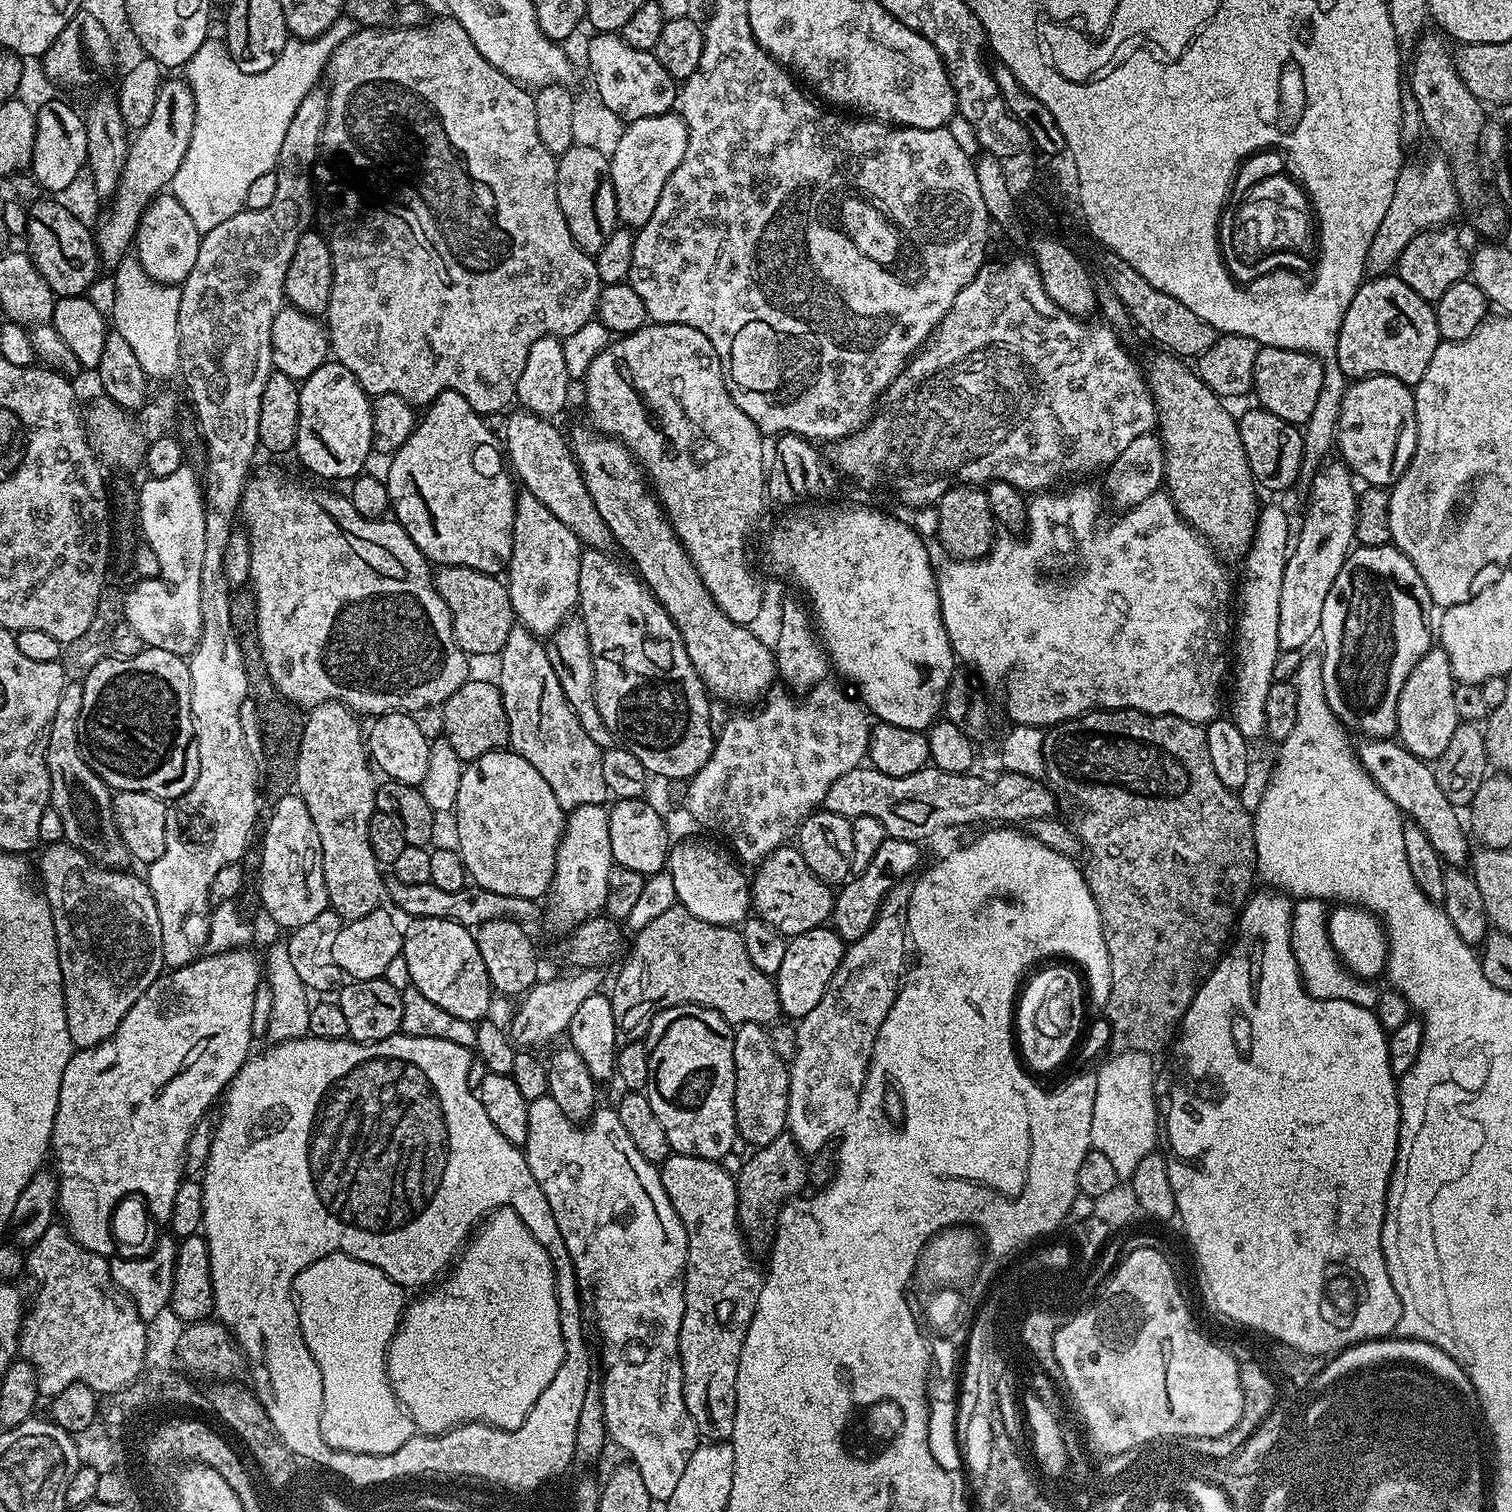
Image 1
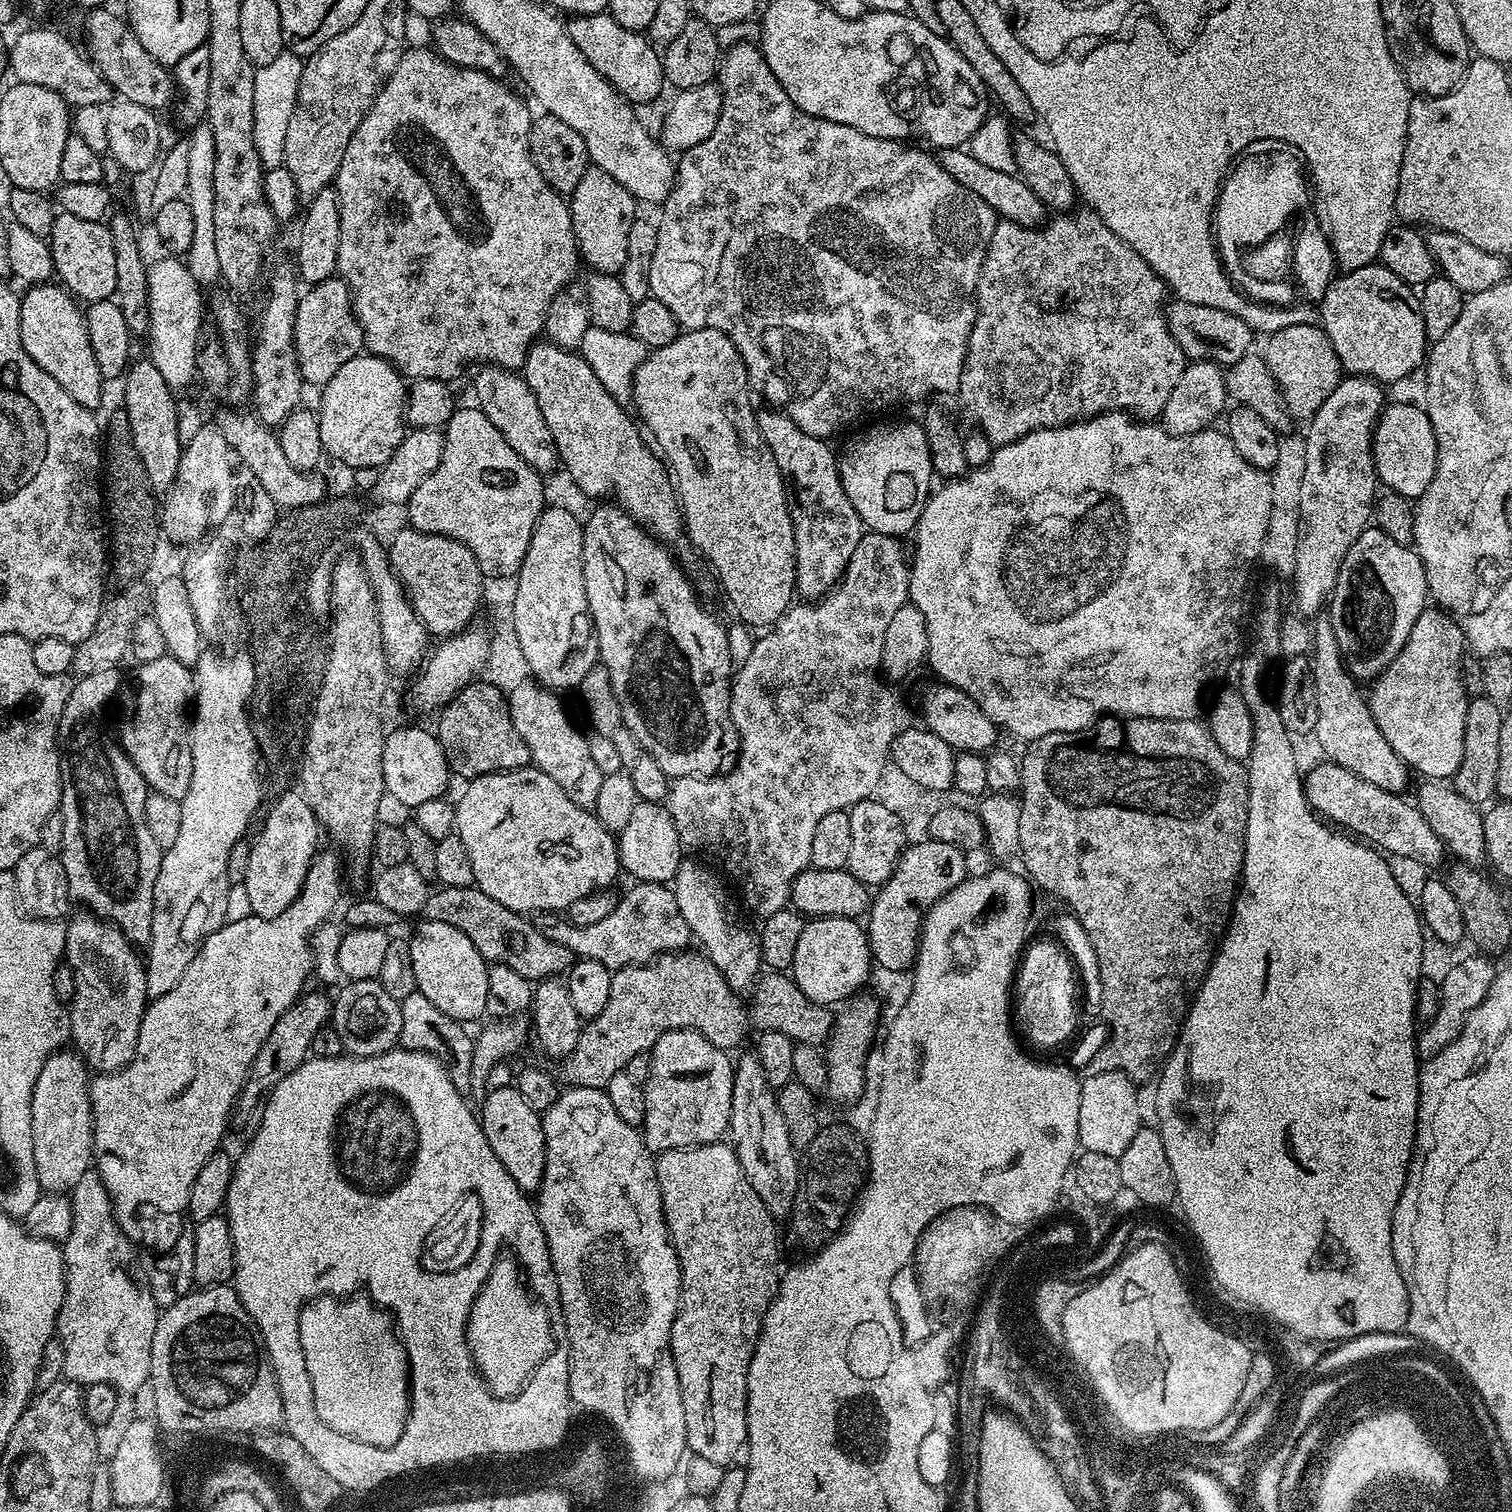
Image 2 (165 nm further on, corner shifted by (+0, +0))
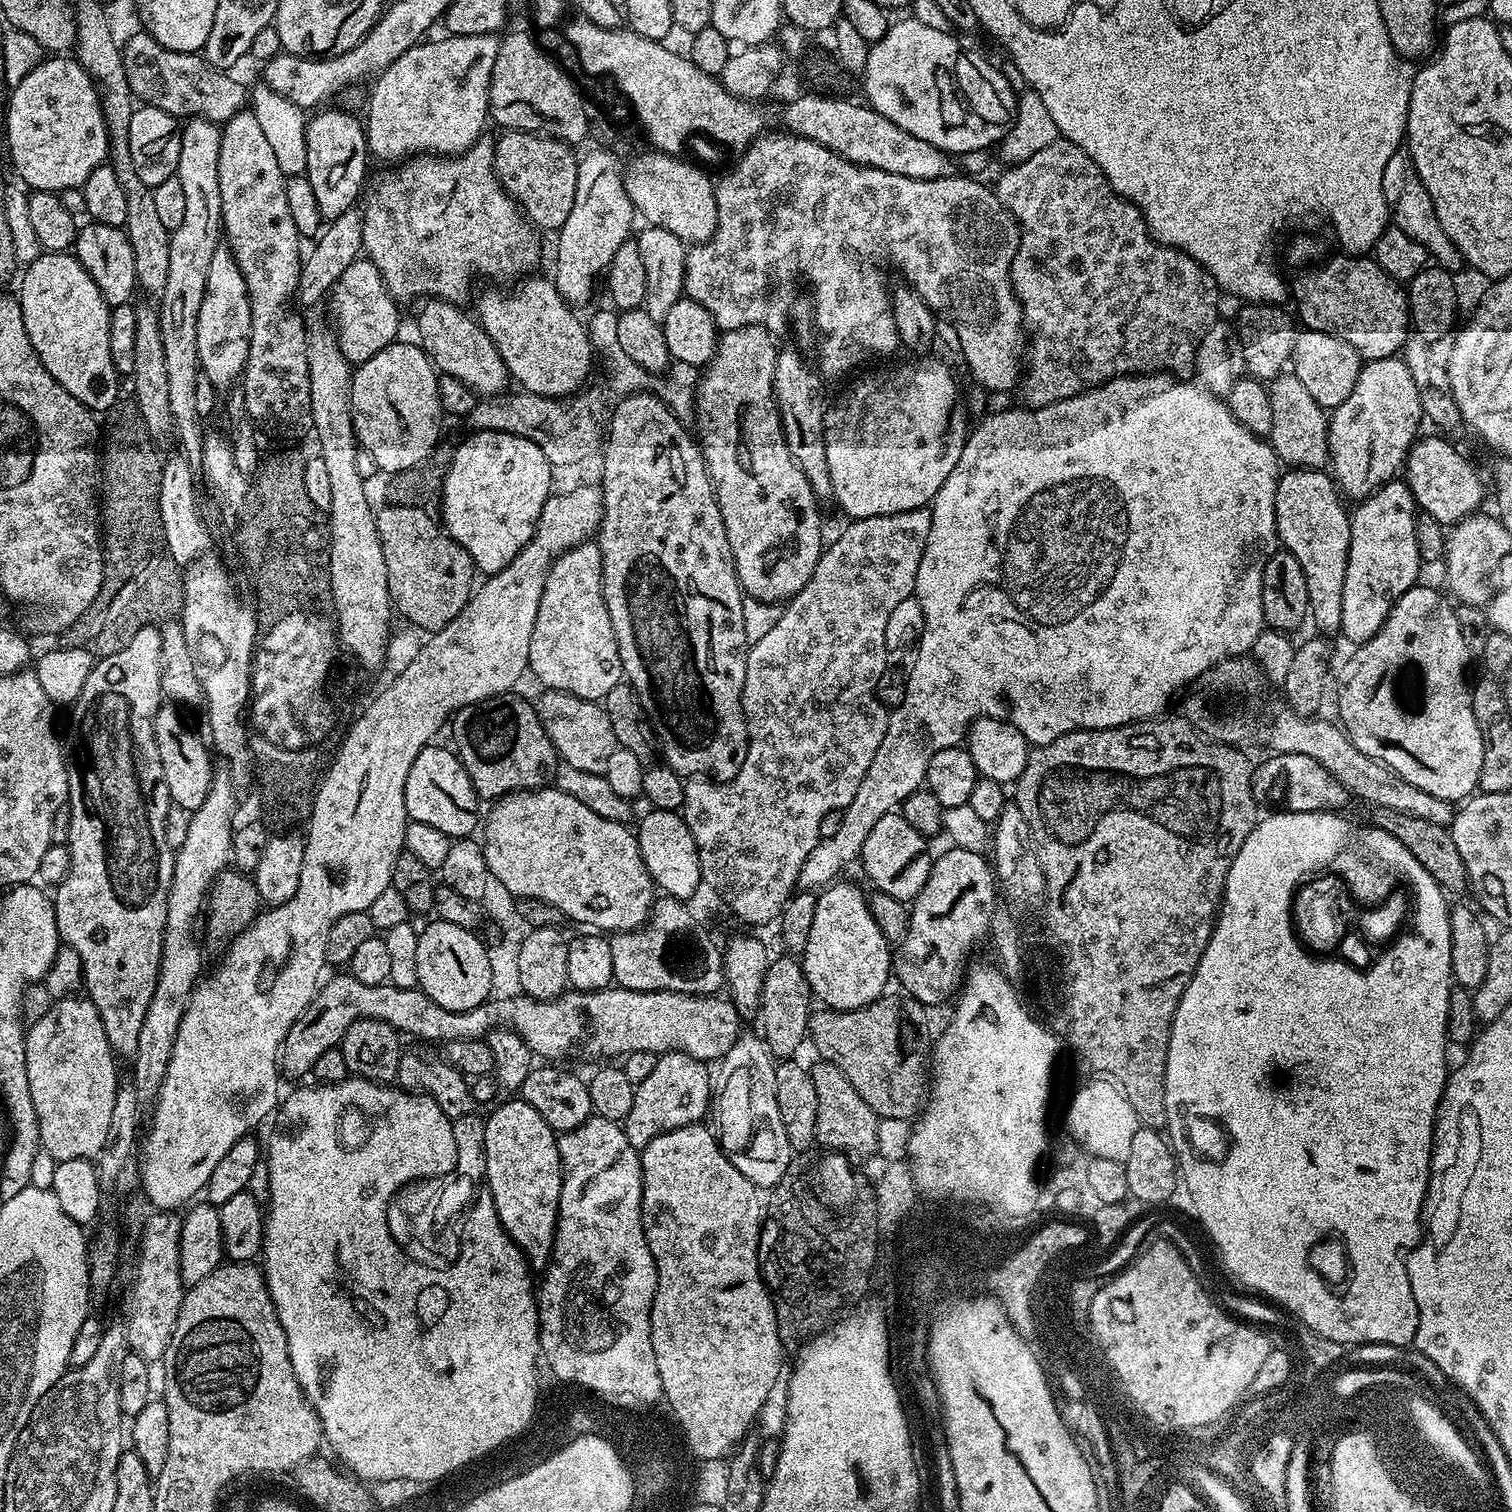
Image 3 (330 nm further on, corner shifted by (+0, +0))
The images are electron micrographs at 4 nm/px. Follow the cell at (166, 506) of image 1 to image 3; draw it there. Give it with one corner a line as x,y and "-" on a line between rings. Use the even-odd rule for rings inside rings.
227,247
216,249
210,262
210,274
206,274
206,290
202,298
202,310
198,310
198,358
203,379
217,390
228,388
241,379
250,350
250,298
246,290
246,278
238,270
236,260

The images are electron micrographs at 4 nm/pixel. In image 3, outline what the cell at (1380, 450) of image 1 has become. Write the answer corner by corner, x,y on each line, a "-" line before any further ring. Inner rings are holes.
1421,435
1417,439
1402,465
1402,476
1416,500
1417,509
1430,514
1439,524
1451,526
1479,509
1476,507
1484,500
1484,484
1471,464
1473,461
1460,454
1451,439
1435,435

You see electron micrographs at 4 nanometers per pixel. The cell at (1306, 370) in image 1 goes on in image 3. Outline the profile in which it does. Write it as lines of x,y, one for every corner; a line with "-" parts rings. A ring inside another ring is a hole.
1297,331
1290,361
1291,375
1296,376
1302,386
1306,386
1307,392
1314,397
1314,402
1318,402
1318,406
1325,410
1342,406
1342,402
1354,394
1354,382
1358,382
1361,367
1358,350
1354,350
1350,342
1325,332

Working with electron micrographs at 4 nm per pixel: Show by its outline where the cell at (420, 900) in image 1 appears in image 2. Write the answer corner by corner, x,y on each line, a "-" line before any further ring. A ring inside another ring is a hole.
636,882
631,886
633,888
625,896
617,899
610,915
599,922
590,926
574,926
567,915
541,912
534,920
536,929
550,942
556,942
572,952
573,957
602,962
602,966
613,970
631,964
646,964
666,952
685,949
692,935
678,908
675,891
664,884

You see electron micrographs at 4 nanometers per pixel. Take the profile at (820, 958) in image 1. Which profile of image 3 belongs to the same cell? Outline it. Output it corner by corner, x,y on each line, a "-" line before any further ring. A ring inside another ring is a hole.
833,882
816,896
814,922
810,926
810,939
806,941
806,950
802,953
804,973
812,987
812,995
820,1000
825,1009
837,1012
849,1012
866,1006
878,997
885,995
889,978
894,972
894,952
888,939
878,928
878,922
868,905
868,896
856,884

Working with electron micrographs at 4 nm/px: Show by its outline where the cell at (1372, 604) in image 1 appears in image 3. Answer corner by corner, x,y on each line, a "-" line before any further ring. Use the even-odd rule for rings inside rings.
1393,478
1387,484
1382,485
1379,490
1372,493
1371,496
1364,497
1355,505
1354,511
1351,513
1350,519
1352,525
1350,526
1350,554
1346,562
1346,586
1342,590
1342,622
1340,623
1340,632
1348,640
1353,640
1353,645
1359,646
1365,644
1370,638
1374,638
1374,634
1378,634
1378,630
1384,624
1386,618
1390,614
1392,605
1395,604
1397,598
1402,594
1406,594
1406,590
1410,590
1417,583
1416,580
1420,576
1420,568
1422,569
1422,561
1418,554
1418,542
1414,538
1414,526
1416,525
1416,517
1418,509
1416,507
1416,500
1412,496
1407,483
1403,479

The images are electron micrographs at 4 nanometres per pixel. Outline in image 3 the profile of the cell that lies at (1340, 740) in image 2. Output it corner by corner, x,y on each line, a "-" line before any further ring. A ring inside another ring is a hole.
1293,467
1285,471
1278,482
1274,498
1276,515
1276,534
1283,551
1298,558
1302,574
1306,574
1306,594
1308,595
1308,616
1324,632
1340,632
1342,622
1342,590
1346,586
1346,562
1350,554
1350,519
1349,509
1344,509
1345,501
1336,487
1336,481
1327,471
1315,468

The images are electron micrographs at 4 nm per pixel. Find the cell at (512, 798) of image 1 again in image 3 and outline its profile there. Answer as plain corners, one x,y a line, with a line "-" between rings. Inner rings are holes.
555,786
510,792
489,808
482,824
488,874
498,878
512,896
546,902
569,921
589,924
589,929
604,934
629,932
648,921
654,885
642,862
636,833
628,824
594,814

